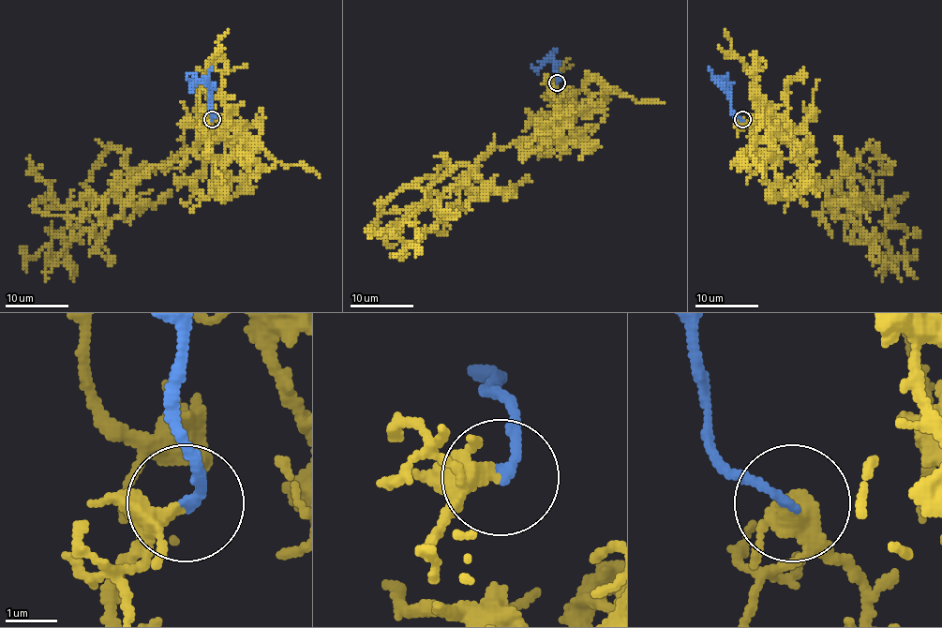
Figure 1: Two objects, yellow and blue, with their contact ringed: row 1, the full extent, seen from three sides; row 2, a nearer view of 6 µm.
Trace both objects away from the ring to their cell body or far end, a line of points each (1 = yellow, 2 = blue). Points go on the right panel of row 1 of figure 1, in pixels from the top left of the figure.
1: (742, 120), (752, 157), (774, 157), (781, 137), (821, 183), (844, 178), (874, 197), (906, 233), (916, 277)
2: (742, 120), (735, 115), (730, 95), (719, 83), (726, 77), (731, 88), (730, 93)

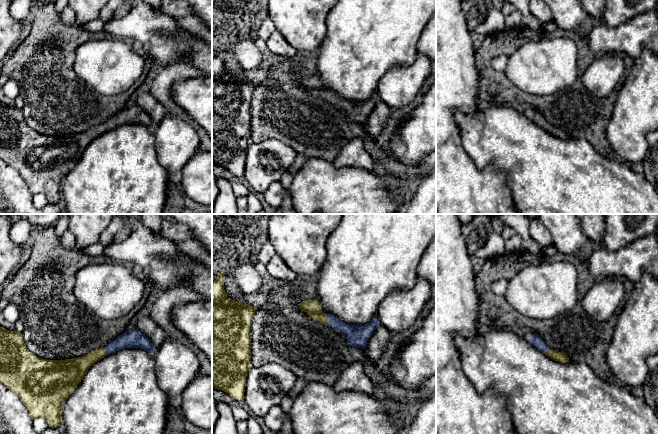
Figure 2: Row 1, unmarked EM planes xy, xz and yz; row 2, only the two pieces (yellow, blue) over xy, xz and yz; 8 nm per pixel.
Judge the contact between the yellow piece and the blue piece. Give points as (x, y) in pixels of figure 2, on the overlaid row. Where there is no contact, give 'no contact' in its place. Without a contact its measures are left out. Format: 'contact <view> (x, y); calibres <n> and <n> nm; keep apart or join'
contact xz (326, 320); calibres 130 and 140 nm; join

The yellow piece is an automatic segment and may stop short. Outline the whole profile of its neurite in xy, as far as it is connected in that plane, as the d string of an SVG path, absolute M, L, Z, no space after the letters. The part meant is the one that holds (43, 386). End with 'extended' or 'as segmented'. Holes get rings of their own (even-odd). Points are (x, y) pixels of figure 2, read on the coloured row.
M0 327L0 383L18 395L32 419L42 417L49 427L57 428L62 423L63 404L87 370L108 354L124 348L155 352L150 339L136 329L85 356L46 360L28 350L21 332Z; extended

